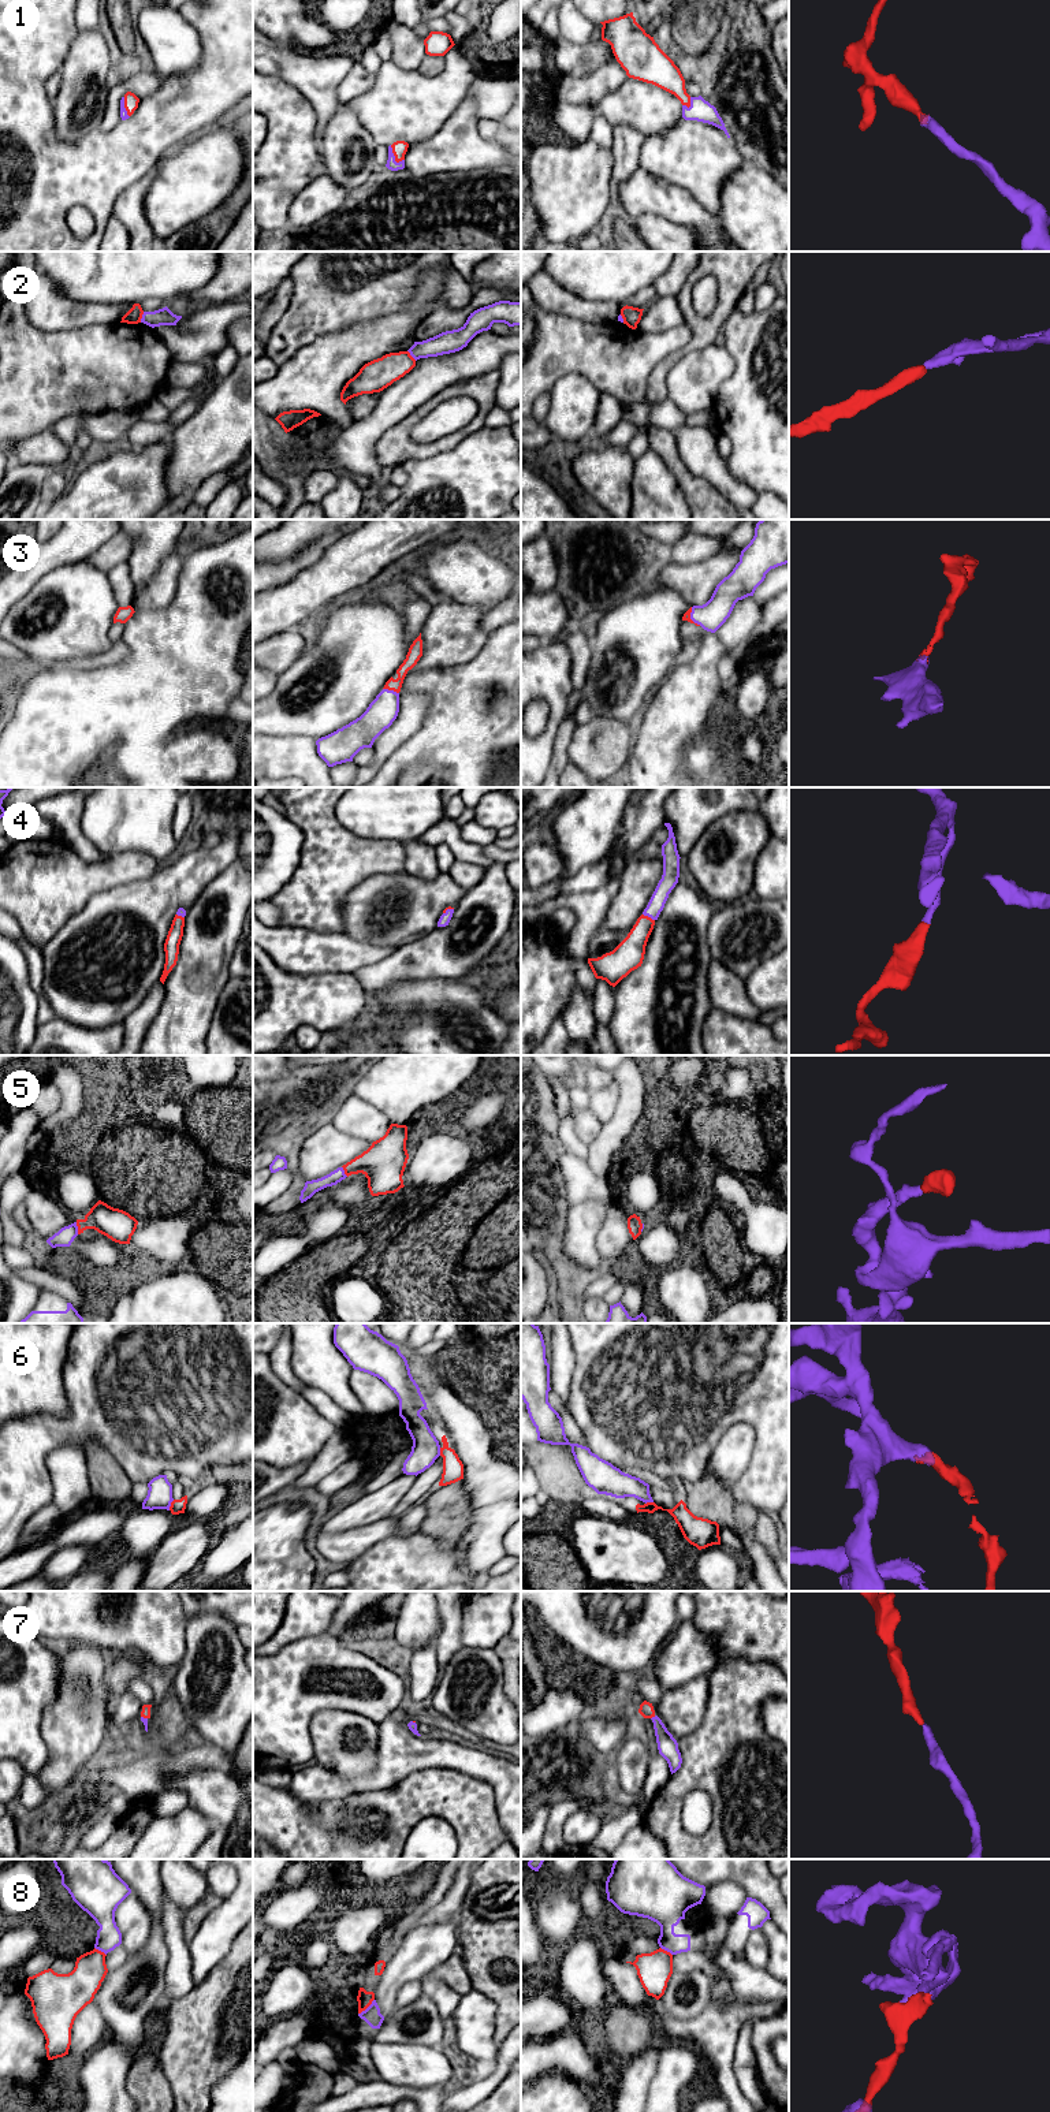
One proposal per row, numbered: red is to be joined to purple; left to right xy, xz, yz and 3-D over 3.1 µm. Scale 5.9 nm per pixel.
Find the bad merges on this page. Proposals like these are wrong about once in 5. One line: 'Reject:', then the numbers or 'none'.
Reject: 2, 6, 8

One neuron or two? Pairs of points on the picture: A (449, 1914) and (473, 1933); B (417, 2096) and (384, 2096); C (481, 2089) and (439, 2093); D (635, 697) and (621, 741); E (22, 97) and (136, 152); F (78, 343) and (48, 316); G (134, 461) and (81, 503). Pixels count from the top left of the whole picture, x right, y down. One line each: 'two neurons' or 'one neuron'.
A: two neurons
B: one neuron
C: two neurons
D: two neurons
E: one neuron
F: two neurons
G: one neuron

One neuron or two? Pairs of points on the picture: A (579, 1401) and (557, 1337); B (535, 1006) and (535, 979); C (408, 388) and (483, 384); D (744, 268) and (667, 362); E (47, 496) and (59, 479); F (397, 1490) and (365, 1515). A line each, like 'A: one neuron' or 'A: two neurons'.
A: two neurons
B: one neuron
C: two neurons
D: one neuron
E: one neuron
F: one neuron

